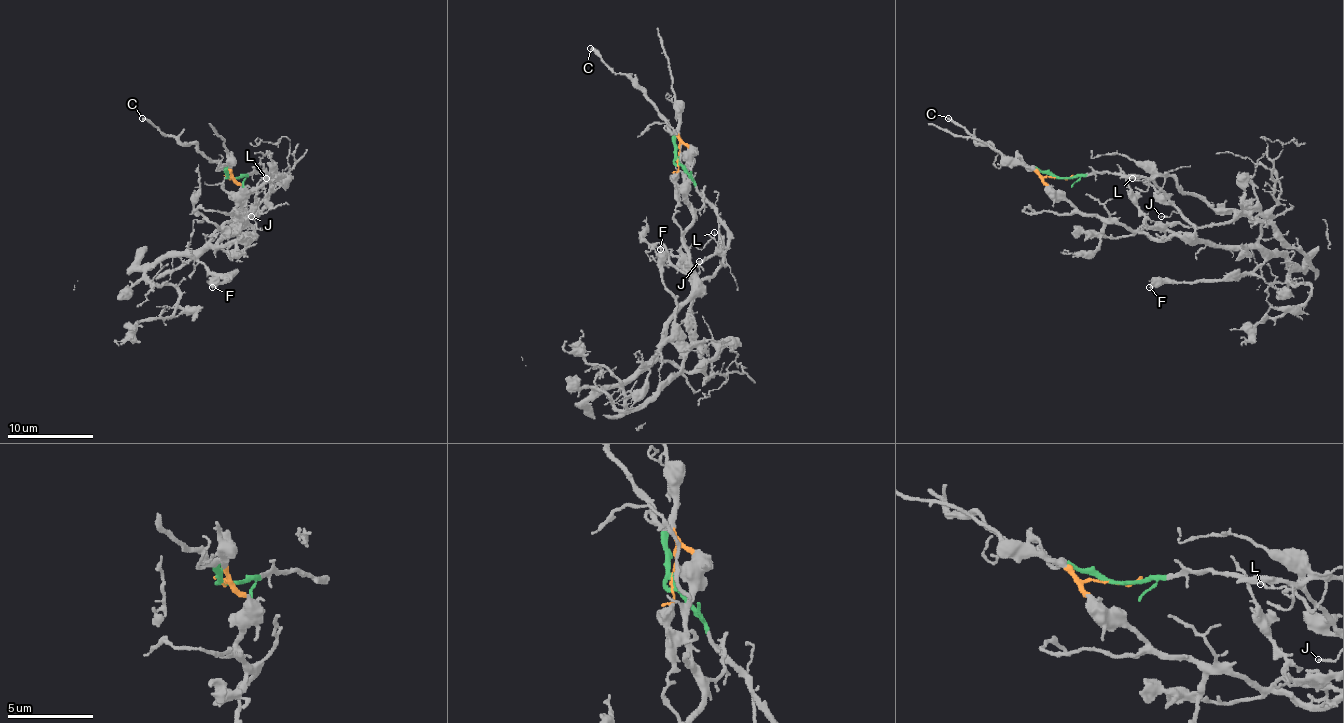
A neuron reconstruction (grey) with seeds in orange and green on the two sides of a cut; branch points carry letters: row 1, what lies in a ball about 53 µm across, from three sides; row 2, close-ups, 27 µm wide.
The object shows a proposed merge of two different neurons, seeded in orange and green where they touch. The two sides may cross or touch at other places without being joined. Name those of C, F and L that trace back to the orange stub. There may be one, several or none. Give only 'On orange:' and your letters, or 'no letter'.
On orange: F

